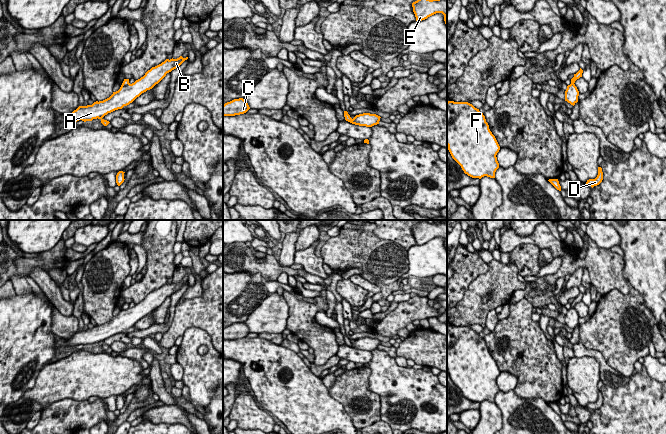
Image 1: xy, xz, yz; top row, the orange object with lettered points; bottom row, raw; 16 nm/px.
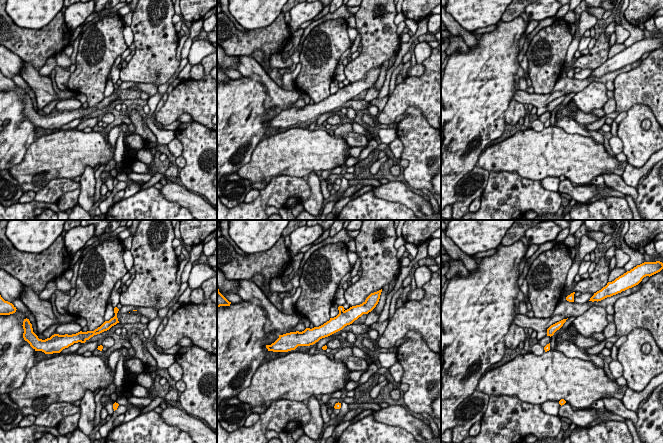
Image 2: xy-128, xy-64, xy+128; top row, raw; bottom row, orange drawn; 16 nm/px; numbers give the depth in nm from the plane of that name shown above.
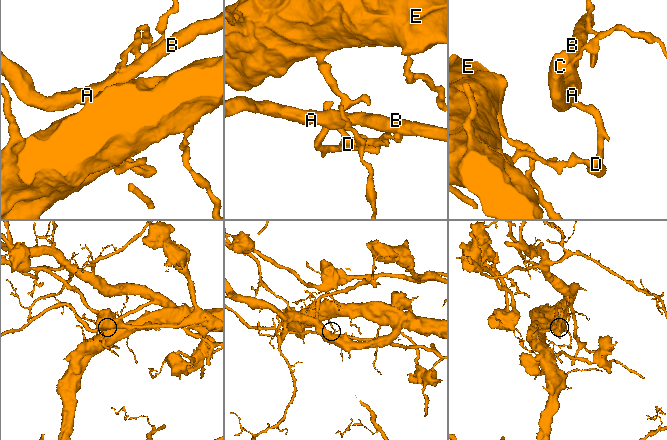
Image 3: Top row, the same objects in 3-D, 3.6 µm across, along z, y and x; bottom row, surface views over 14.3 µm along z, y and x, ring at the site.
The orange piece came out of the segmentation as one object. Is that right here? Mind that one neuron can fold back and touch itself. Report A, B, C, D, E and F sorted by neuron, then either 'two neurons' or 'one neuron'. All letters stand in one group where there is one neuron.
A B C / D E F | two neurons

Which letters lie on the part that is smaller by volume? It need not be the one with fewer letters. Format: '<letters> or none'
A, B, C

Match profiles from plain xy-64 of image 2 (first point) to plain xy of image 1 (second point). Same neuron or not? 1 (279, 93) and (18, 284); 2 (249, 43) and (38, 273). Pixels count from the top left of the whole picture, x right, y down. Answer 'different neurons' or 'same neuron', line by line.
1: same neuron
2: different neurons

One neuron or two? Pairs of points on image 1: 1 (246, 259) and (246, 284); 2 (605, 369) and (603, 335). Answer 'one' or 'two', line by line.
1: two
2: two

